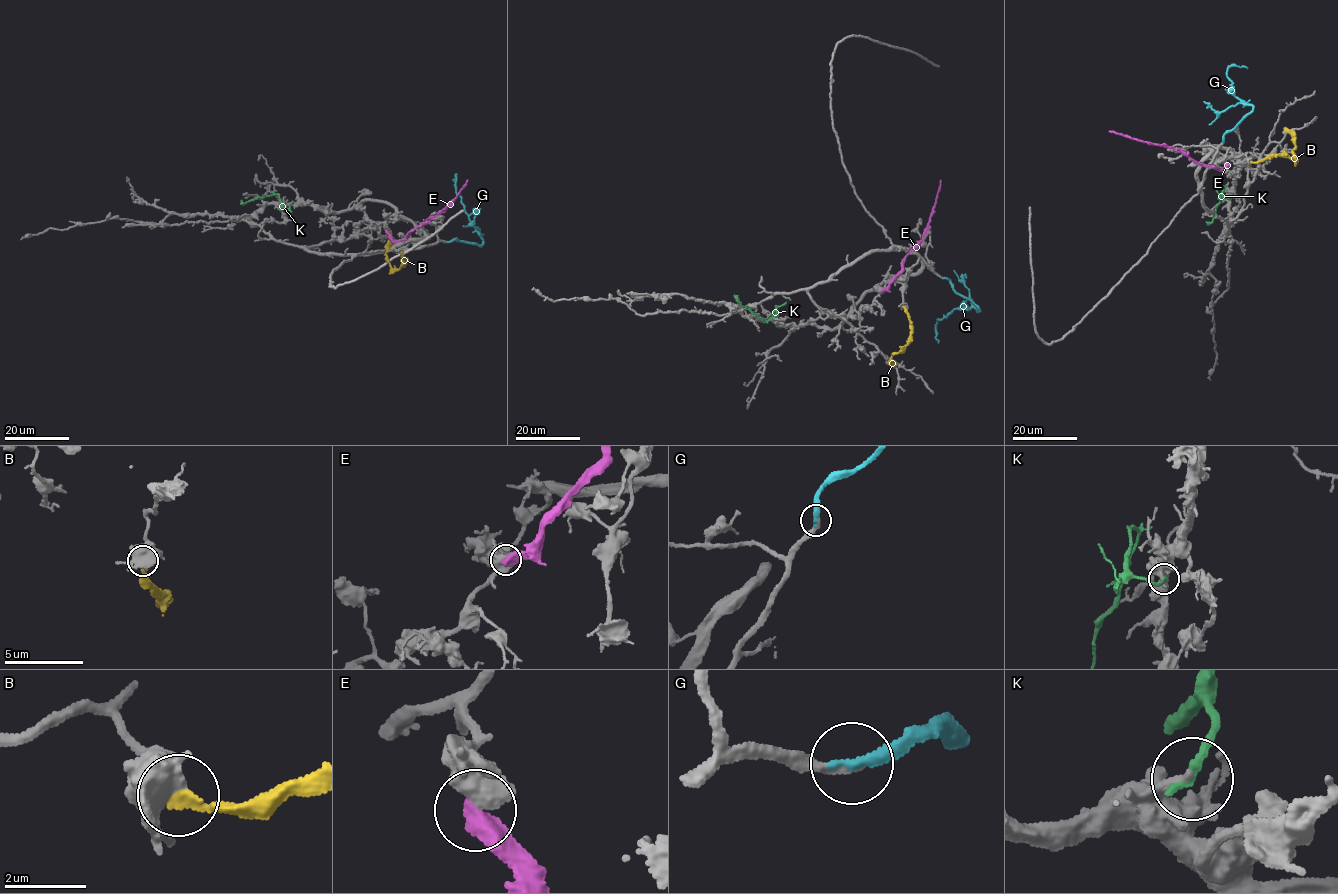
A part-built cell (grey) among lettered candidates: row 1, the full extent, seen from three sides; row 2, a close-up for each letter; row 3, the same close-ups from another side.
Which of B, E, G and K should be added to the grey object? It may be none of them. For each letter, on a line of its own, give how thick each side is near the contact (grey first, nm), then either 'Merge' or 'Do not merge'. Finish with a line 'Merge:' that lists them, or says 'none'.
B: Thickness 440 nm (grey) against 300 nm. Do not merge
E: Thickness 700 nm (grey) against 550 nm. Do not merge
G: Thickness 240 nm (grey) against 280 nm. Merge
K: Thickness 190 nm (grey) against 200 nm. Do not merge
Merge: G

